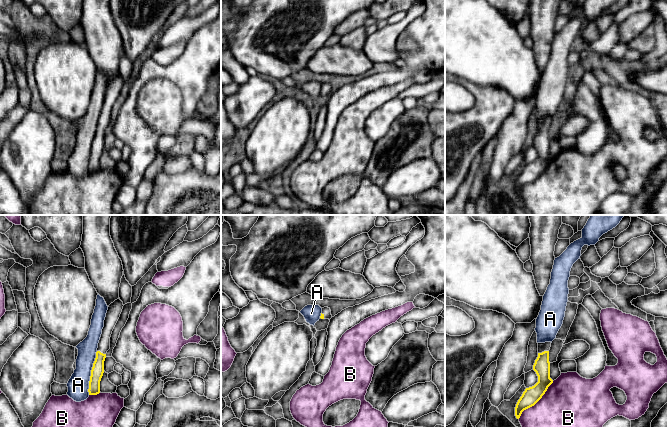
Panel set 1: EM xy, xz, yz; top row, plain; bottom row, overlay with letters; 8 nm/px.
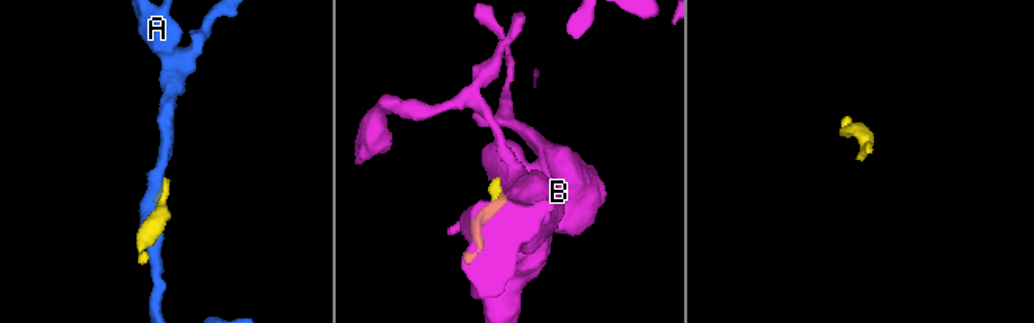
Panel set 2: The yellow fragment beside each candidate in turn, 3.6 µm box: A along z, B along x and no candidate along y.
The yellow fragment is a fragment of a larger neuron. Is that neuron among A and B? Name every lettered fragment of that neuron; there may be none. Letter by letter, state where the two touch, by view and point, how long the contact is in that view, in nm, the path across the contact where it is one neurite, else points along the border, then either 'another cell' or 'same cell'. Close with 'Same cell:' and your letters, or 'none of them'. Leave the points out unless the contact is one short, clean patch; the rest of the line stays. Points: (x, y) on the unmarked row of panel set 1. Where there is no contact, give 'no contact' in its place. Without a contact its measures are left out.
A: meets yellow in xy at (91, 149); contact 360 nm long; another cell
B: meets yellow in yz at (536, 178); contact 420 nm long; border along yz (553, 157), (545, 169), (533, 181), (526, 184), (518, 194); another cell
Same cell: none of them

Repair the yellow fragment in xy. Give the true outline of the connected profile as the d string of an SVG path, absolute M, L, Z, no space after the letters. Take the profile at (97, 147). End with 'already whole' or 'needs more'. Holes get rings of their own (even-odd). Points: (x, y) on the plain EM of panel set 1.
M119 74L111 79L108 83L104 96L104 103L98 119L96 134L91 146L88 165L89 171L97 171L100 169L100 157L104 149L104 137L106 134L106 129L110 125L110 113L120 93L123 82L123 78Z; needs more

